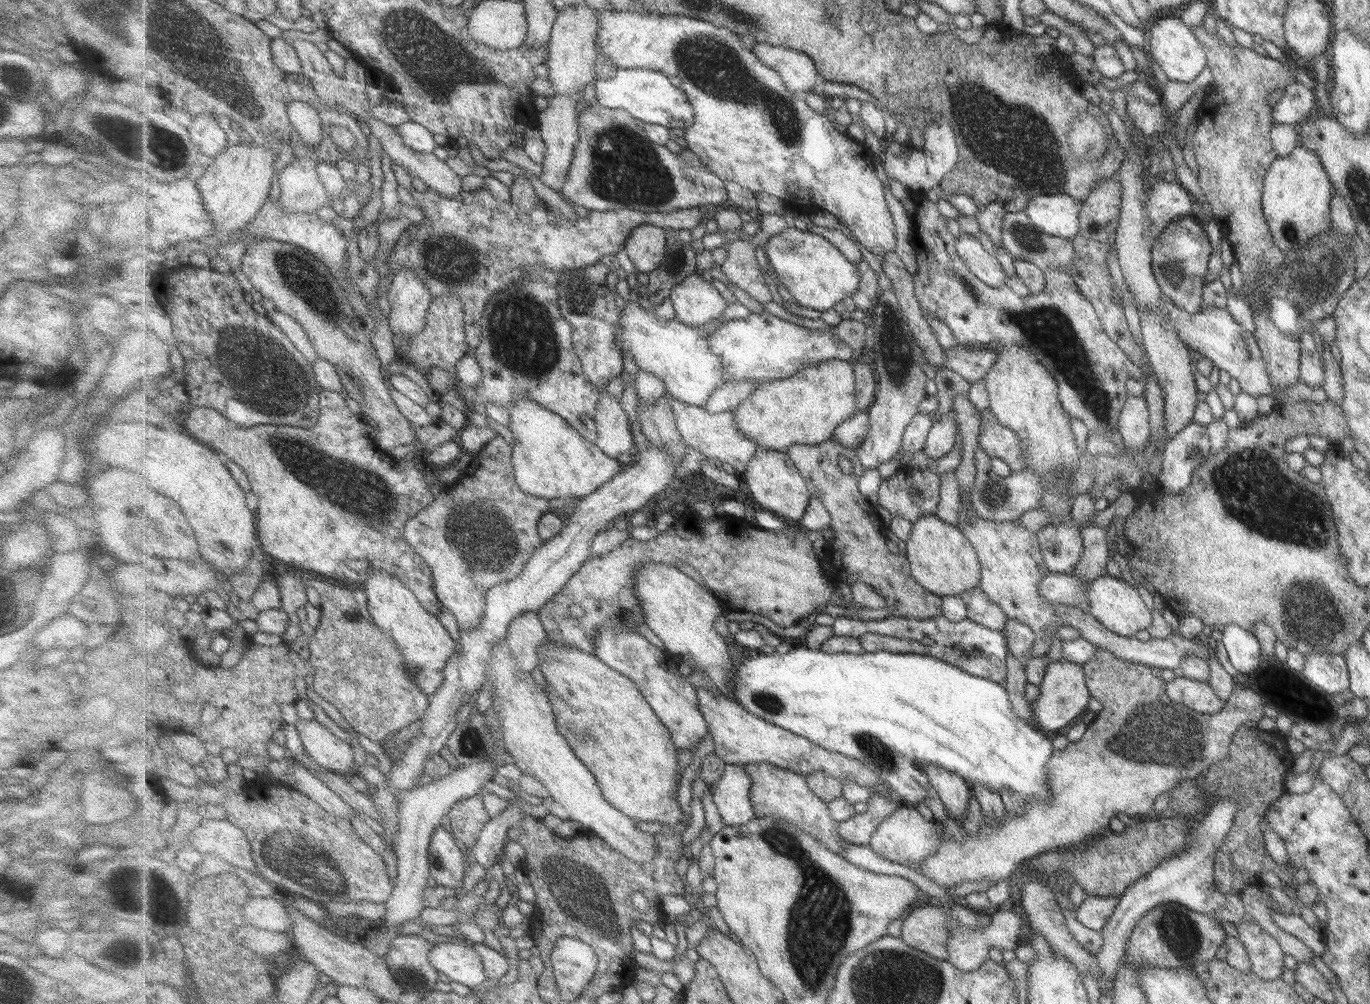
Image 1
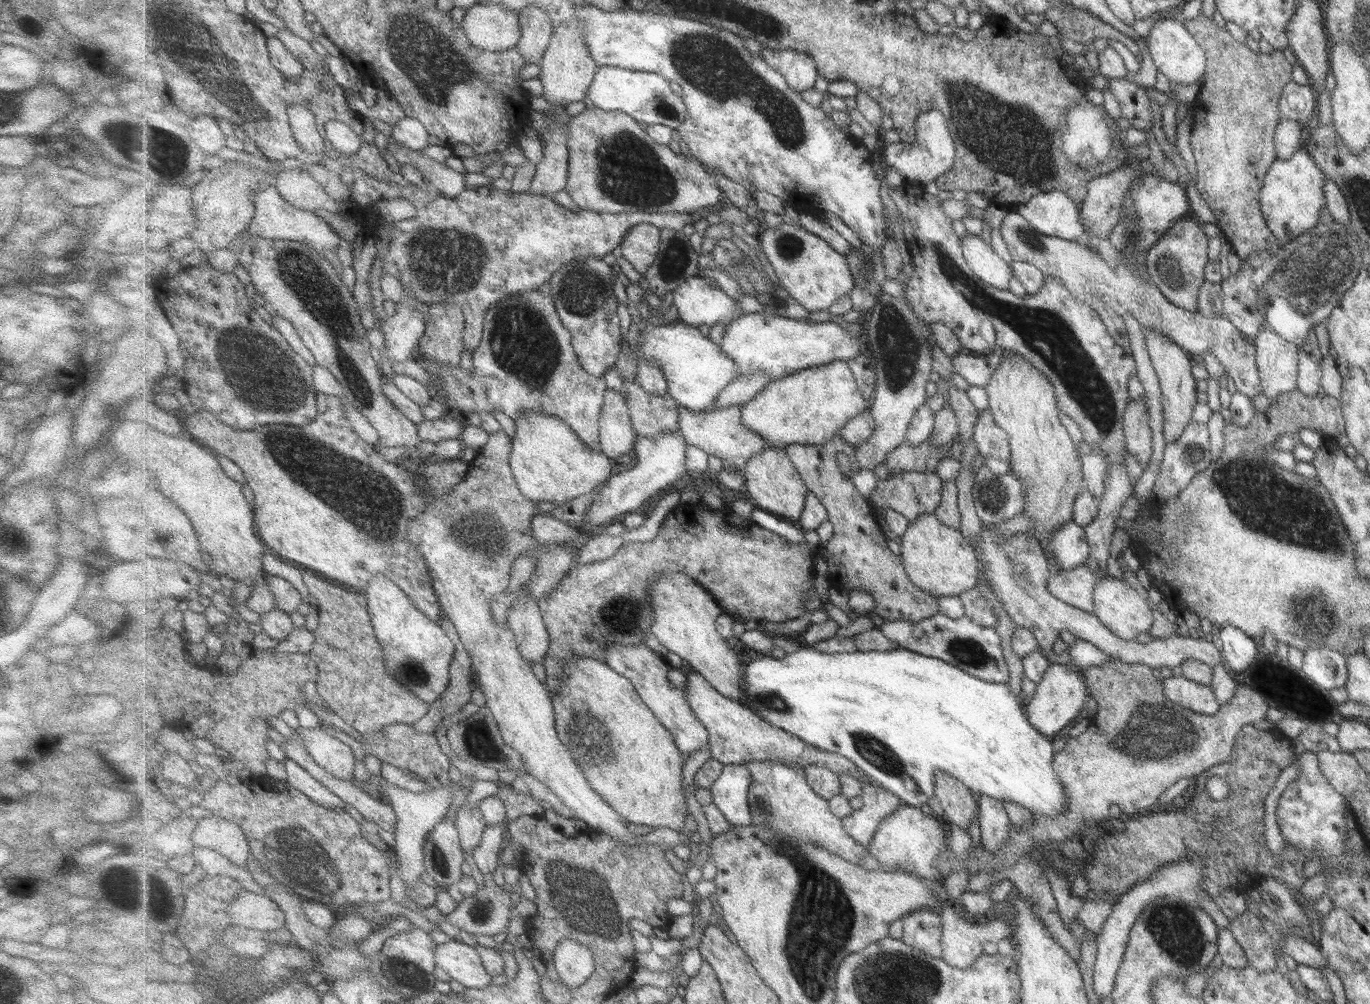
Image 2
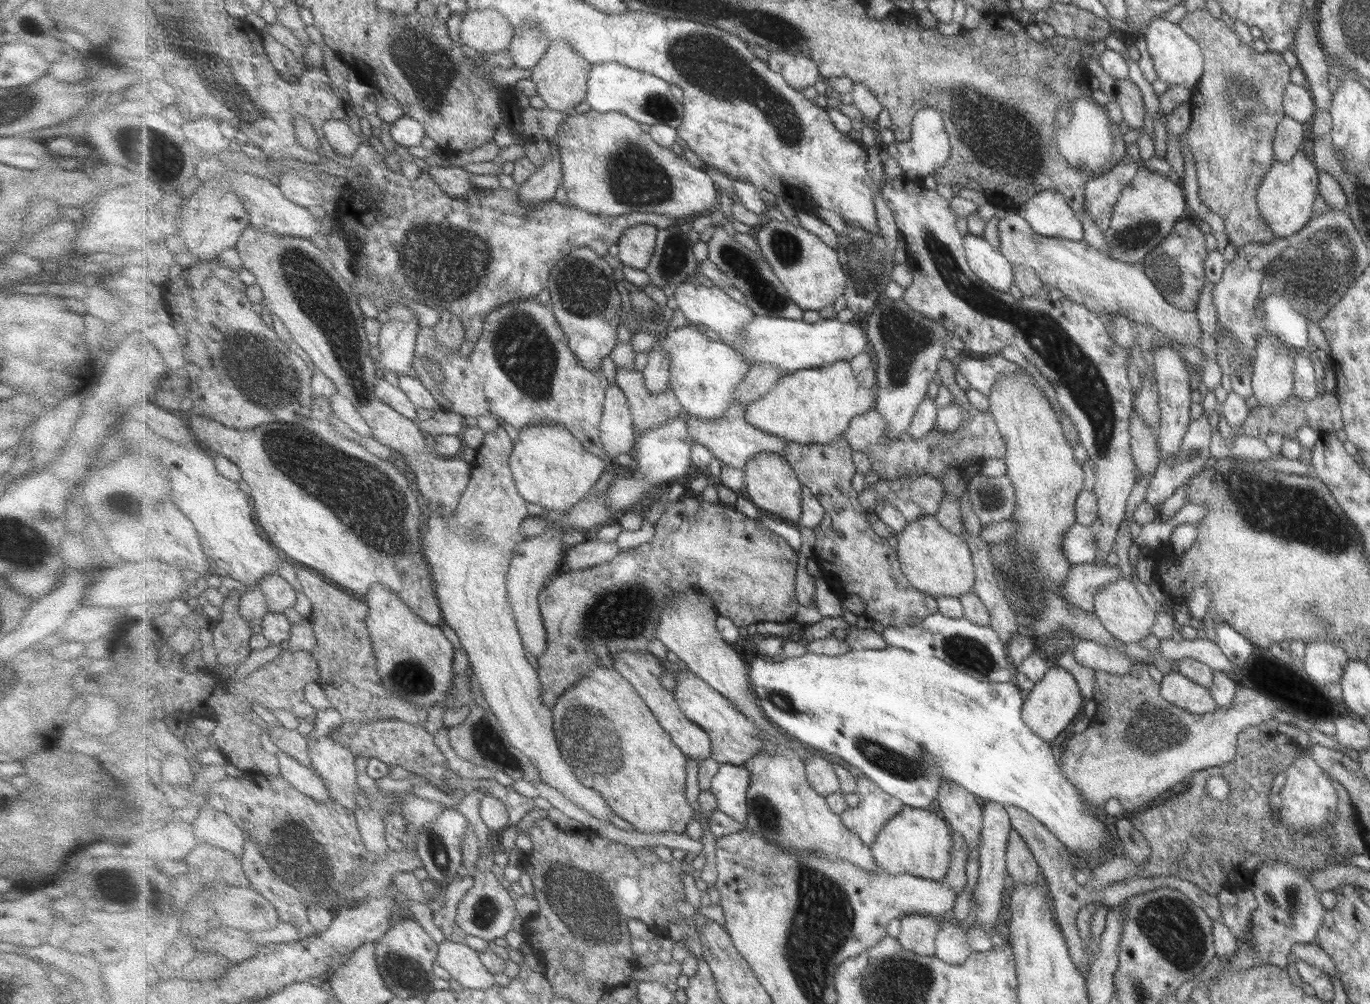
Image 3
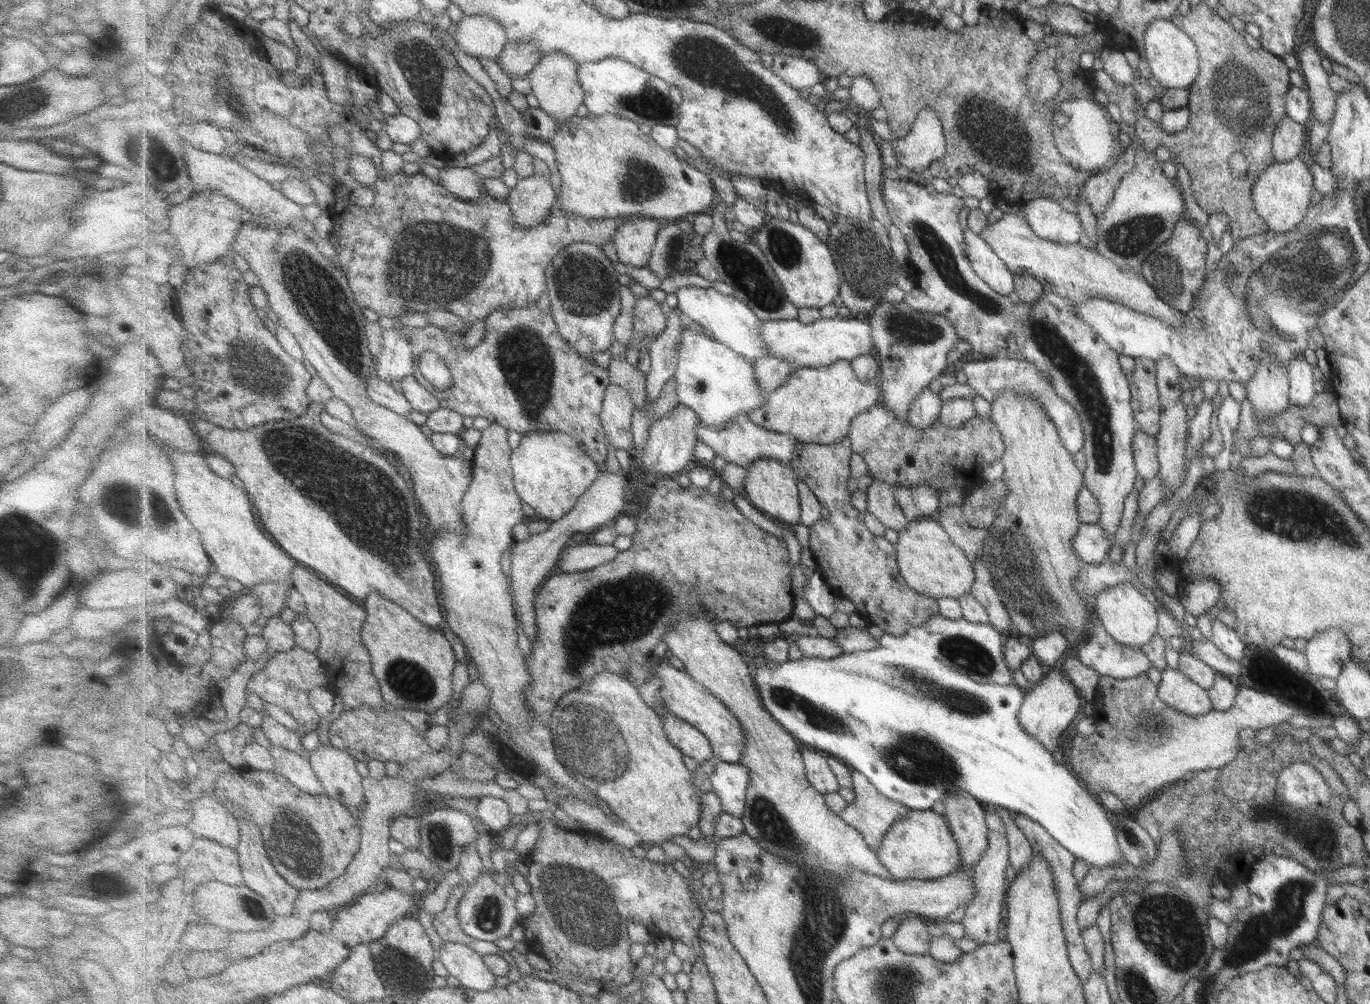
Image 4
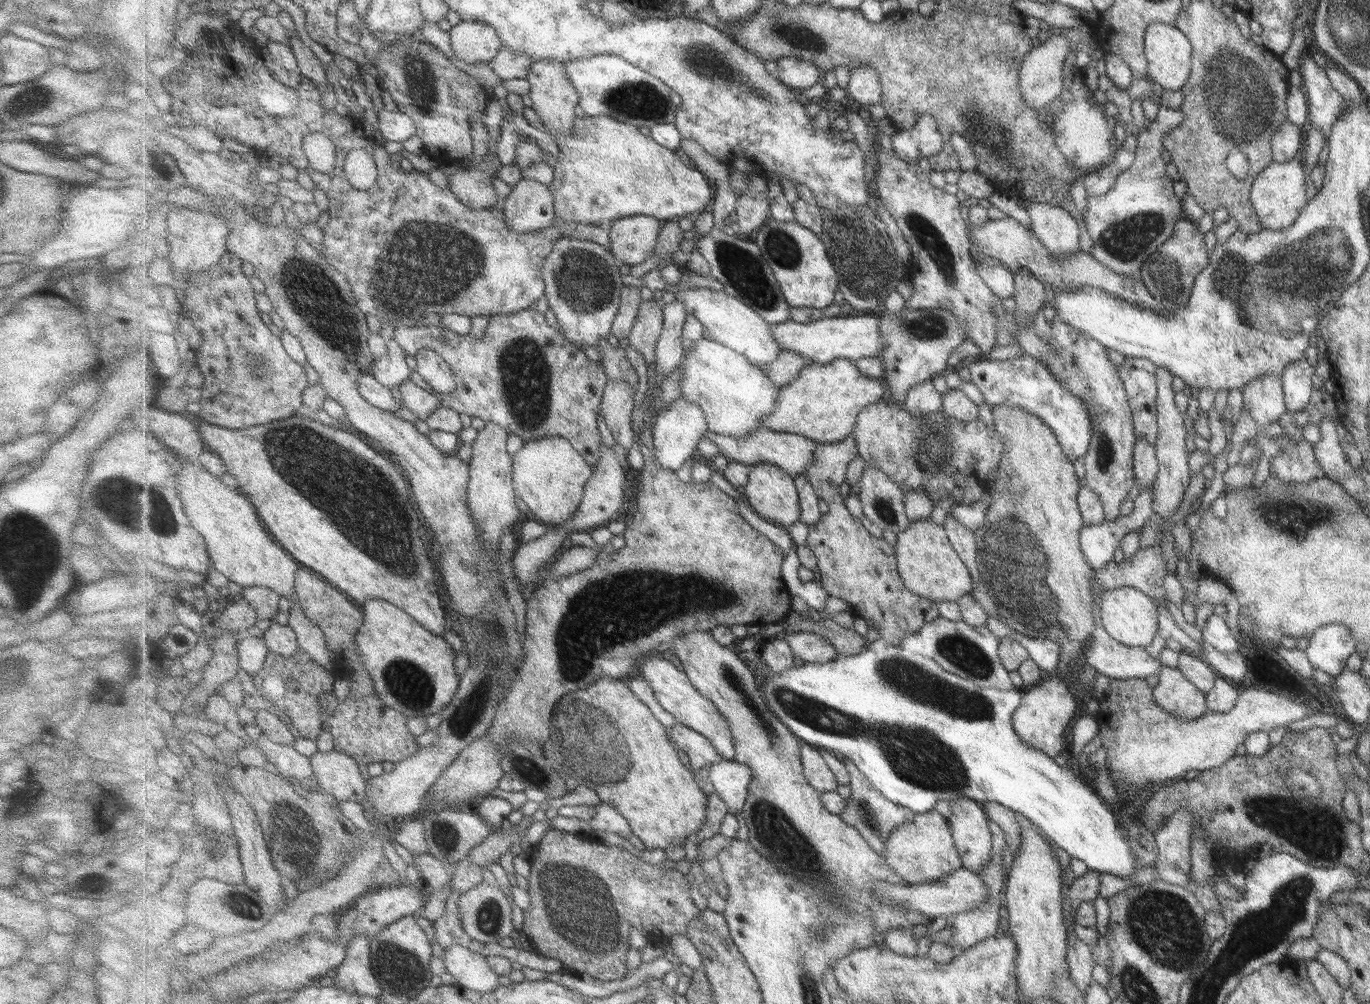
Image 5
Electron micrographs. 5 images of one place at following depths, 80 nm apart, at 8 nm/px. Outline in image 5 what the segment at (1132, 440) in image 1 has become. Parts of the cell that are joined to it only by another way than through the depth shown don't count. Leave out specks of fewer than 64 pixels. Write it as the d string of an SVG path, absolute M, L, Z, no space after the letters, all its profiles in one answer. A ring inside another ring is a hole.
M1136 438L1132 447L1131 464L1133 480L1139 491L1150 487L1157 473L1154 446L1144 438Z

